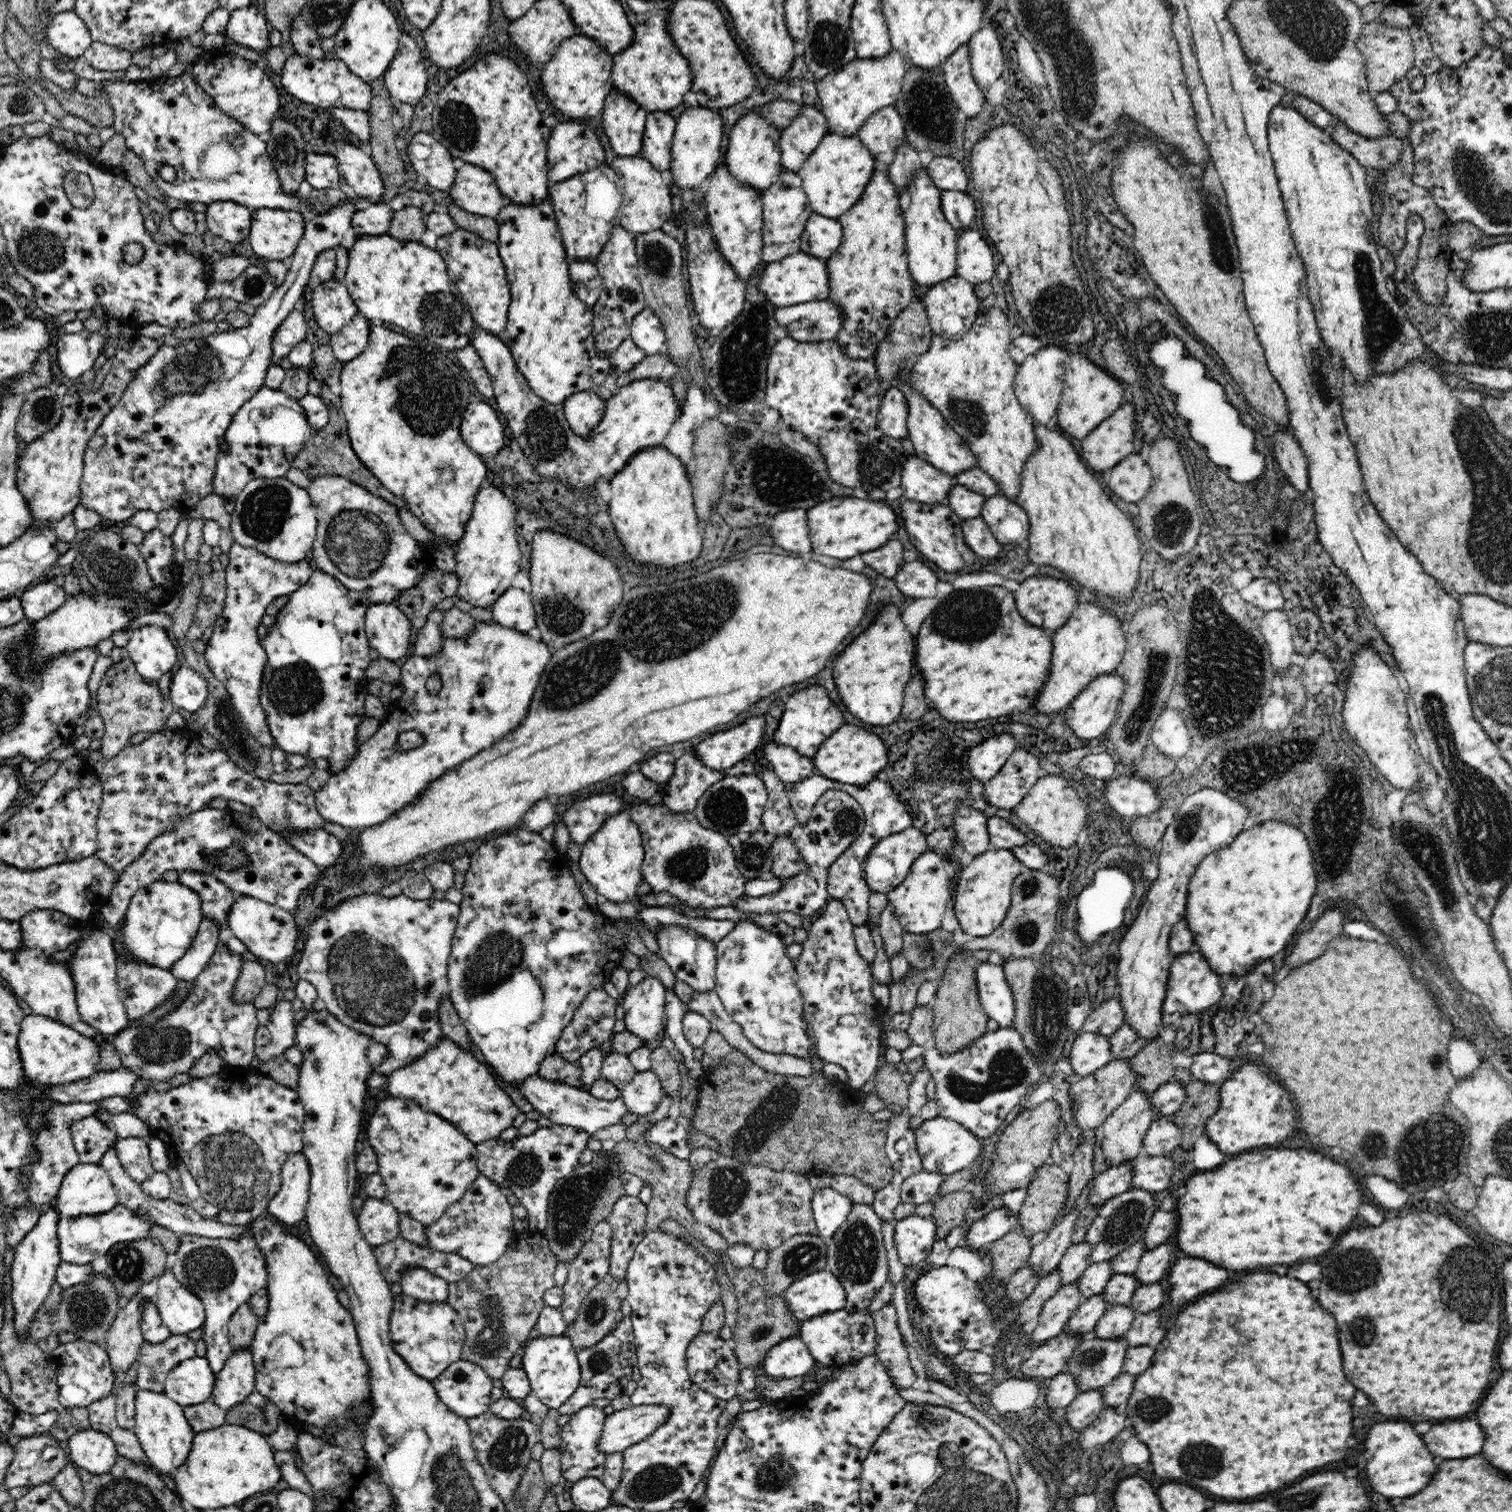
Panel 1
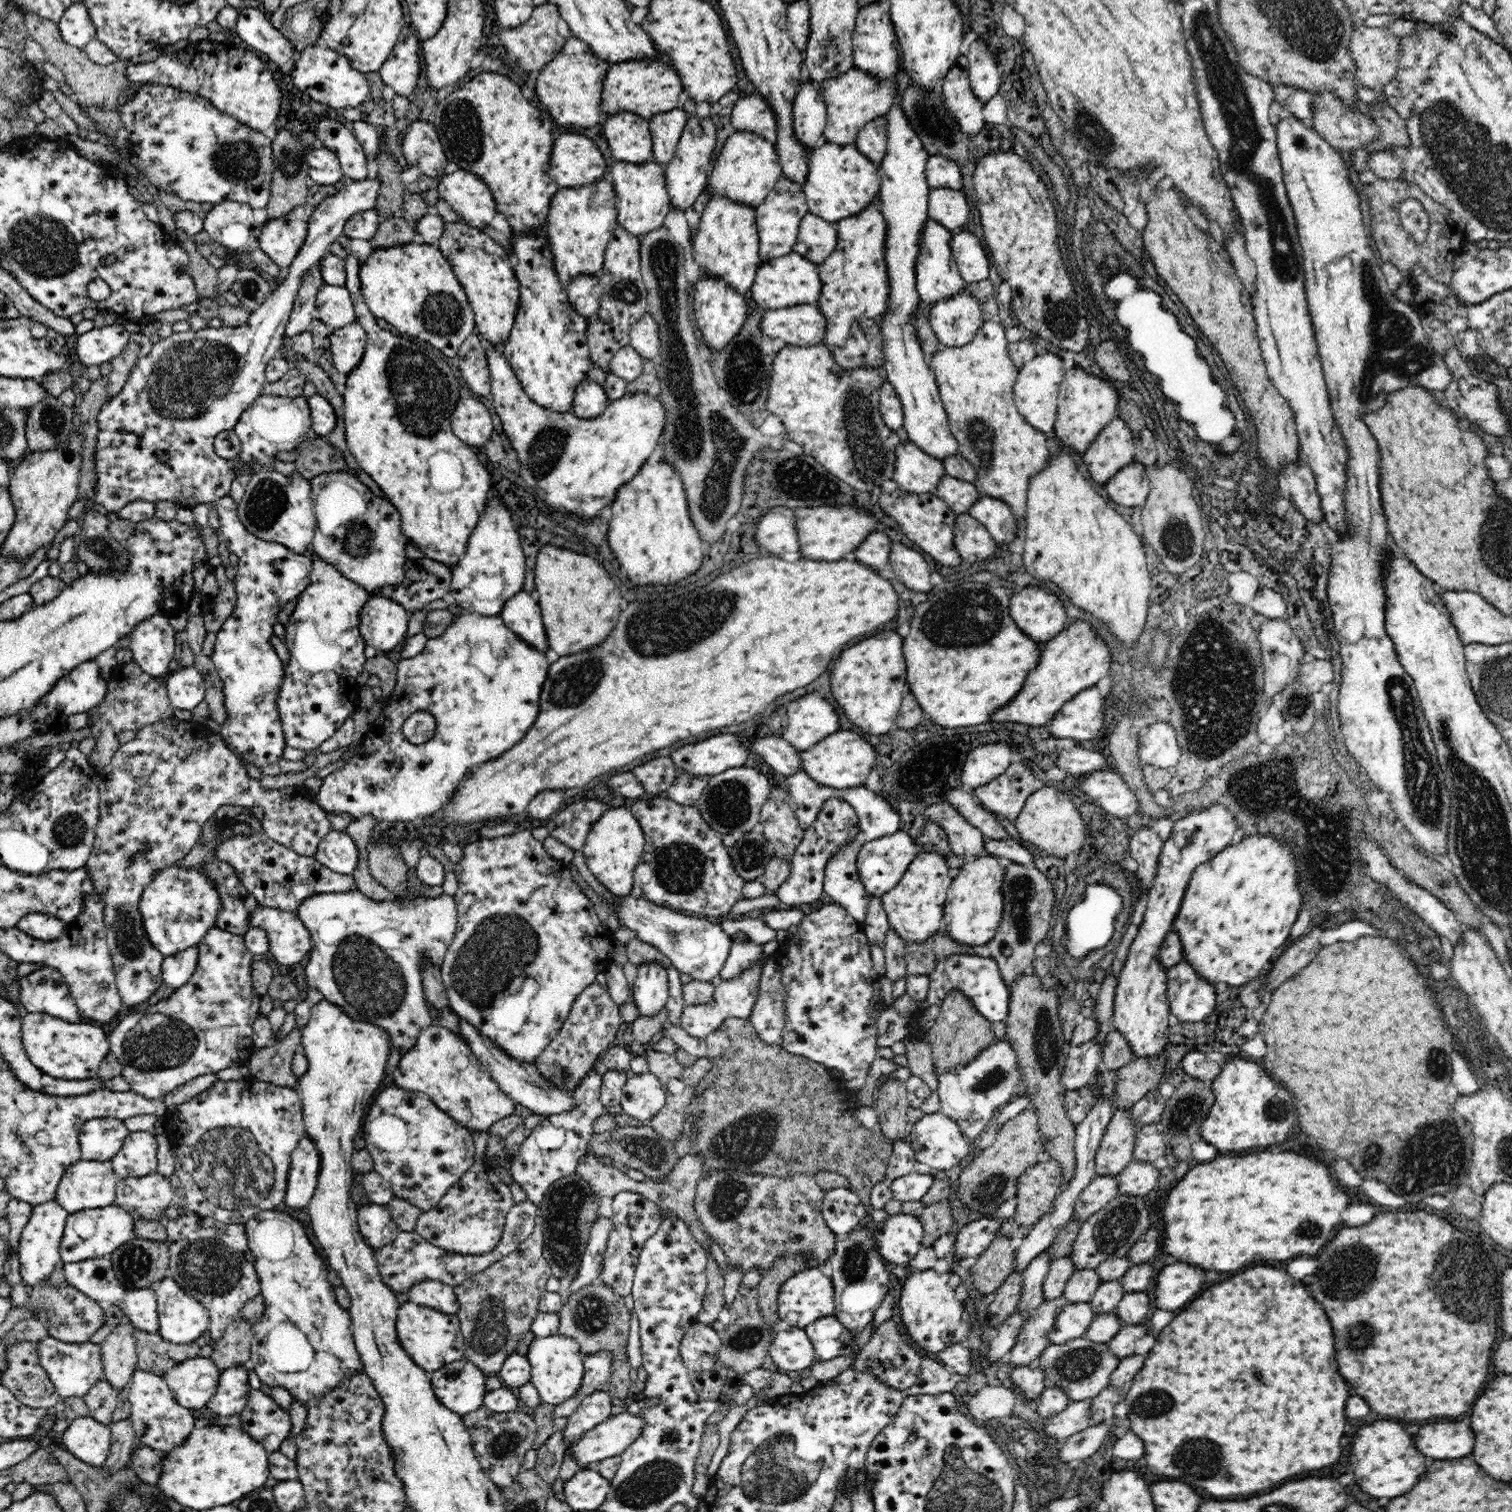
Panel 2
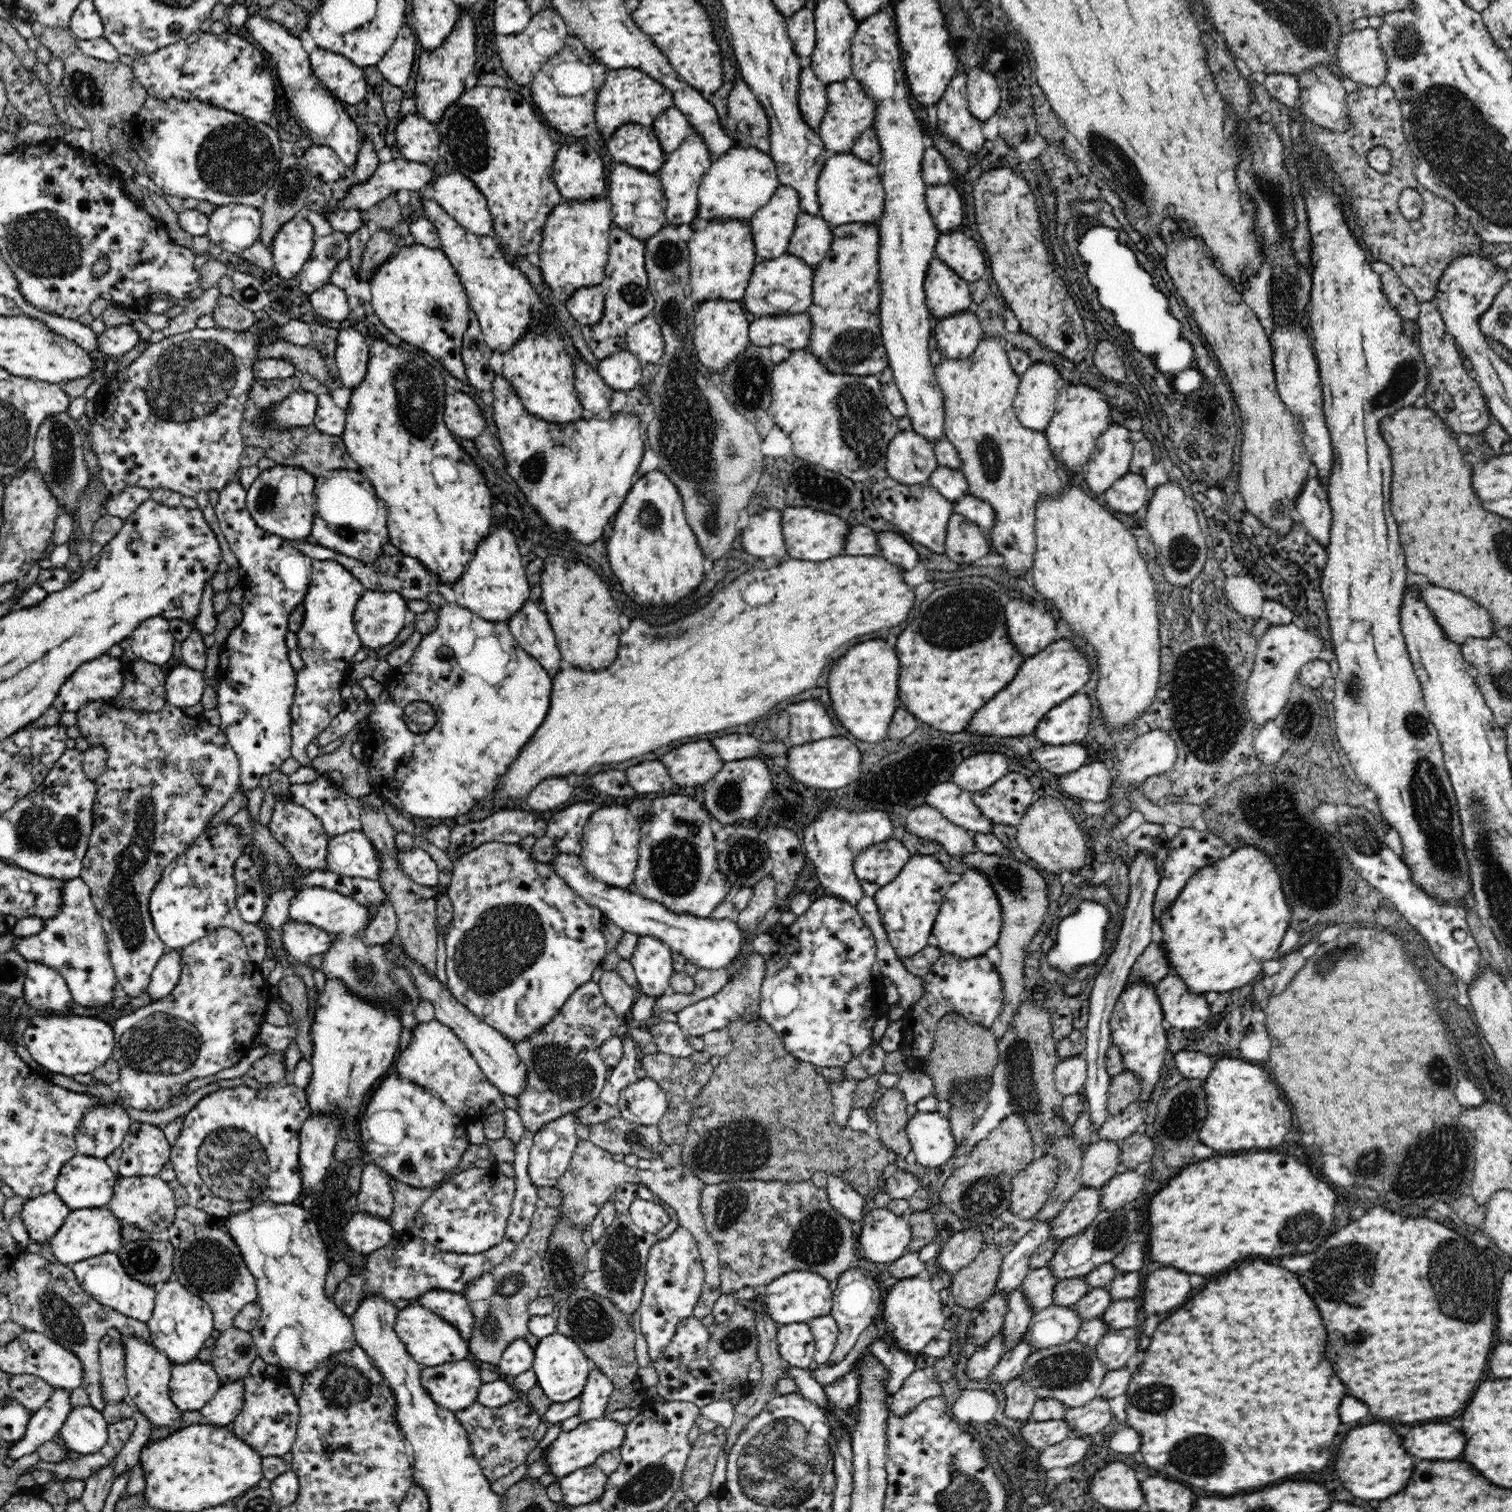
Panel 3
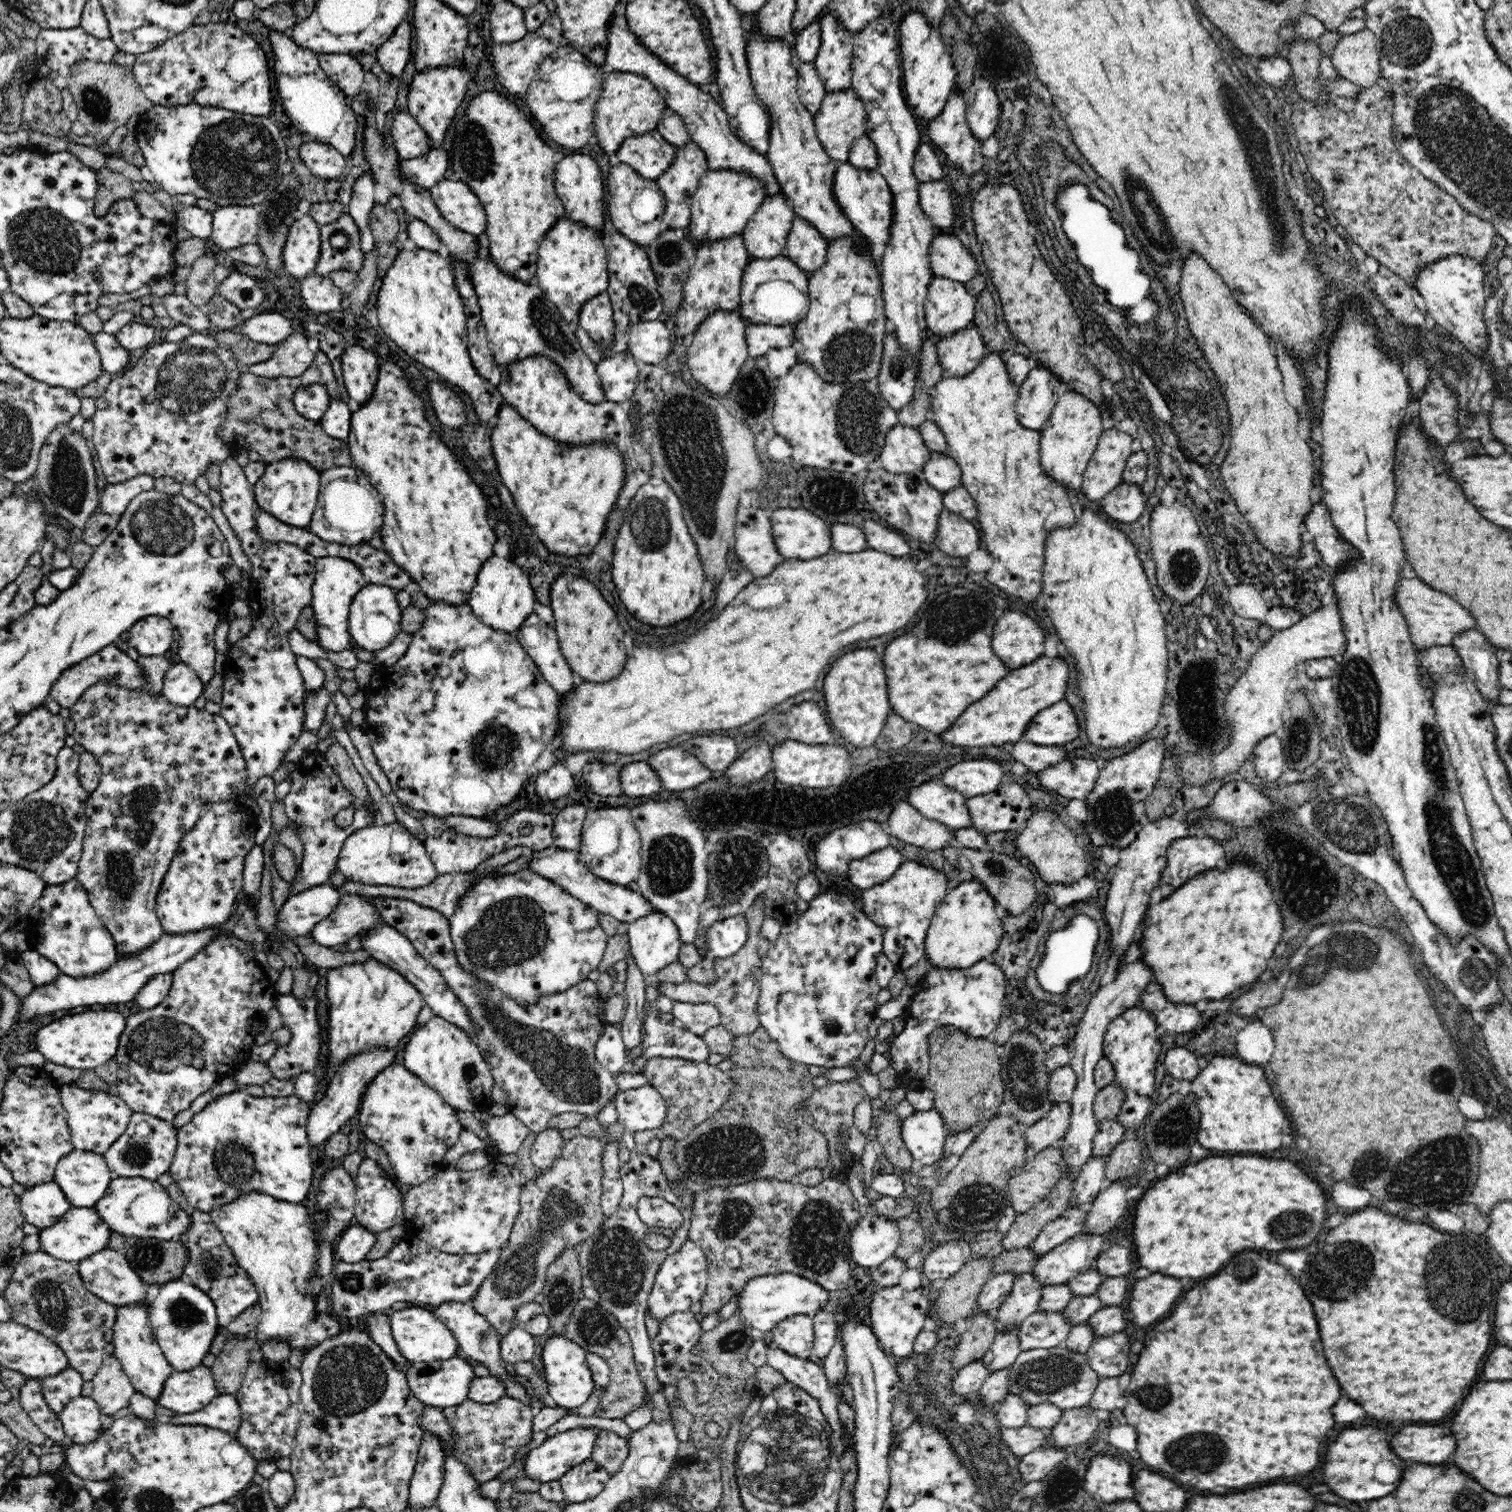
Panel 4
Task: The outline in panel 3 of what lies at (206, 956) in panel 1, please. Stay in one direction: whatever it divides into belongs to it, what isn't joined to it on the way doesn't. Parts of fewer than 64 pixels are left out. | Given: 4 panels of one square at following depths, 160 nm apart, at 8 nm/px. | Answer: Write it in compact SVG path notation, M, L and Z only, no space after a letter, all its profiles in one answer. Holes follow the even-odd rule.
M172 949L156 963L146 992L154 1001L168 996L178 984L183 969L180 950Z

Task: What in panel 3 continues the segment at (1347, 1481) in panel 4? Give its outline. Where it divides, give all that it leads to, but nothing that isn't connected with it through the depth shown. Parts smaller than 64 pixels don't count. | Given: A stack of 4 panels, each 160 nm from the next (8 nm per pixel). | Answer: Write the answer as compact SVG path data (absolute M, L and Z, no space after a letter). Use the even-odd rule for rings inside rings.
M1368 1424L1348 1432L1336 1456L1336 1472L1354 1496L1364 1500L1384 1500L1406 1488L1414 1470L1414 1458L1404 1450L1400 1436L1388 1424Z

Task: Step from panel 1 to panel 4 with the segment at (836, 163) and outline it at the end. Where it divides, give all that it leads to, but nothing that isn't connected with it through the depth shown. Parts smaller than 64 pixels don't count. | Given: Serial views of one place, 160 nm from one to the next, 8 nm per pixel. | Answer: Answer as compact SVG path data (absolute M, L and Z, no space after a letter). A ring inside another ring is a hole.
M846 160L837 164L832 192L842 213L848 217L848 221L871 244L870 254L879 267L891 236L893 197L887 181L878 173L878 170L856 168Z

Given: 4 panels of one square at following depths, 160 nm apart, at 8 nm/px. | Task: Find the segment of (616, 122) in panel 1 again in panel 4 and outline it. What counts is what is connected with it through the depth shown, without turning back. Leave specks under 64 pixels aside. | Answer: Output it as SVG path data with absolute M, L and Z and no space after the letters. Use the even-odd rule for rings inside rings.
M657 129L622 140L615 155L644 179L656 181L668 171L676 147L668 143Z

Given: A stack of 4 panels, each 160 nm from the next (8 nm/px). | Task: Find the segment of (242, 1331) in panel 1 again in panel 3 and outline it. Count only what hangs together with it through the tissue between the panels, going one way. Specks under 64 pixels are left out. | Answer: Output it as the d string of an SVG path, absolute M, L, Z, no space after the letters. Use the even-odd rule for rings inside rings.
M233 1326L215 1334L215 1344L208 1362L216 1369L222 1384L226 1384L245 1378L256 1357L250 1332Z

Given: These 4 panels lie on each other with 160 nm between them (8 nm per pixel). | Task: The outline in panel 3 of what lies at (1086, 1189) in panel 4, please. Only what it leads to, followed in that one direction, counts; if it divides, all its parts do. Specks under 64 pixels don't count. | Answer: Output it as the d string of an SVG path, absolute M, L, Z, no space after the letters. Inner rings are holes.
M1098 1139L1084 1152L1081 1178L1083 1186L1101 1188L1121 1170L1122 1143Z

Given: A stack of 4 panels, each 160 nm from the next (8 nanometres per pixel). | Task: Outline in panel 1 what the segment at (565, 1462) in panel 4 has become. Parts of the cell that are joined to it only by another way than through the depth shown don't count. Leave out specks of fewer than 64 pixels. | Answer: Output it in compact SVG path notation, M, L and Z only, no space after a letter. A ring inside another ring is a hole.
M640 1404L607 1416L599 1449L606 1453L623 1452L629 1446L649 1437L671 1416L670 1409L663 1404Z

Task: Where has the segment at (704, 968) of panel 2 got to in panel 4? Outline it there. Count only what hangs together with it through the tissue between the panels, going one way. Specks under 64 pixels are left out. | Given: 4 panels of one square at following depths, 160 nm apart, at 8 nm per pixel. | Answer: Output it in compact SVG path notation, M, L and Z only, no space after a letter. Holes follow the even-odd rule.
M554 846L541 851L535 851L533 860L528 868L536 874L541 874L544 878L551 880L554 884L559 884L568 894L575 896L578 900L581 900L599 913L613 916L625 927L640 917L648 916L654 911L660 911L654 908L641 893L633 891L629 887L598 878L584 864L579 851L561 849ZM739 915L719 918L705 931L704 953L710 959L722 960L735 955L748 939L746 917Z

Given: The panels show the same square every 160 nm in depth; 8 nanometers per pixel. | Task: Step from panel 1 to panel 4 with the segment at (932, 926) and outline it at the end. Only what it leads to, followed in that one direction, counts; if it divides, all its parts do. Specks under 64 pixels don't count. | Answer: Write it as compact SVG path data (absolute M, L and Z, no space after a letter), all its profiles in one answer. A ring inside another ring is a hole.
M904 859L890 879L863 892L863 911L883 930L883 953L902 972L926 955L925 938L935 908L946 896L947 888L944 872Z

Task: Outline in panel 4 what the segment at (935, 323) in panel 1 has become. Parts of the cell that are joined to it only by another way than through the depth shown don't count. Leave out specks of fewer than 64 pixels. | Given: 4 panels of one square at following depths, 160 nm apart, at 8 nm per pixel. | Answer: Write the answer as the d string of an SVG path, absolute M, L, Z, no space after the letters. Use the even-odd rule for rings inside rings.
M968 324L954 334L940 337L936 345L944 373L952 376L964 376L972 372L987 354L982 335L974 324Z

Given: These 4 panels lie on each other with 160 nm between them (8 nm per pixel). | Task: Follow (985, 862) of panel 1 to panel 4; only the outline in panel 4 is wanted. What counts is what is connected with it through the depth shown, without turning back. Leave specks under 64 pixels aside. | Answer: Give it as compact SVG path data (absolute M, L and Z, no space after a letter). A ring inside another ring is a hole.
M971 877L947 890L935 908L925 938L925 954L929 962L938 968L970 968L982 959L989 959L1005 932L996 916L996 904L987 888Z

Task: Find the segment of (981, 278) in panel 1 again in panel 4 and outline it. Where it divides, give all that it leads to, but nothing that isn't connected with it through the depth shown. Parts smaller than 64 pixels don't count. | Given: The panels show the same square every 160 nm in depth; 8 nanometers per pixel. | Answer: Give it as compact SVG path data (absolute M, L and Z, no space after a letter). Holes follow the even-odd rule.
M956 234L939 235L929 249L932 272L936 276L966 283L978 274L978 262Z

